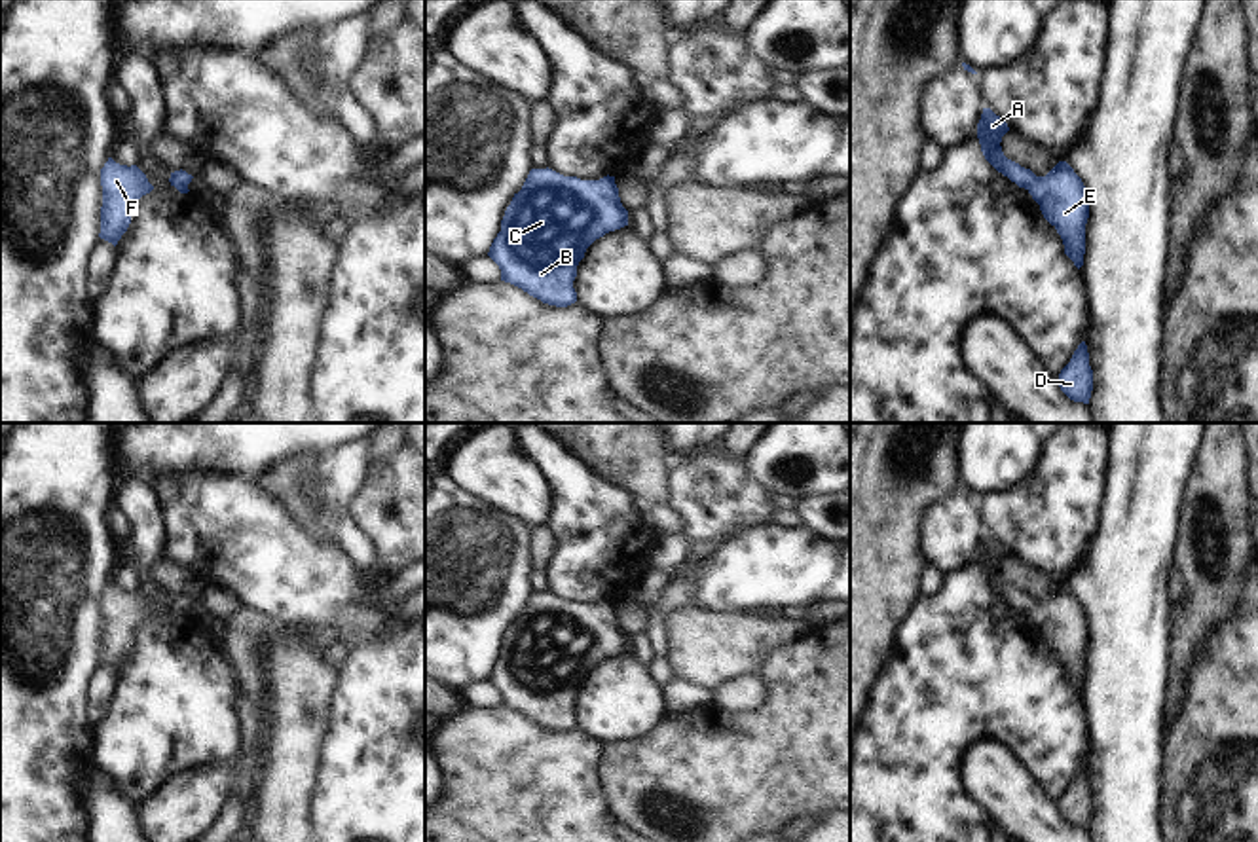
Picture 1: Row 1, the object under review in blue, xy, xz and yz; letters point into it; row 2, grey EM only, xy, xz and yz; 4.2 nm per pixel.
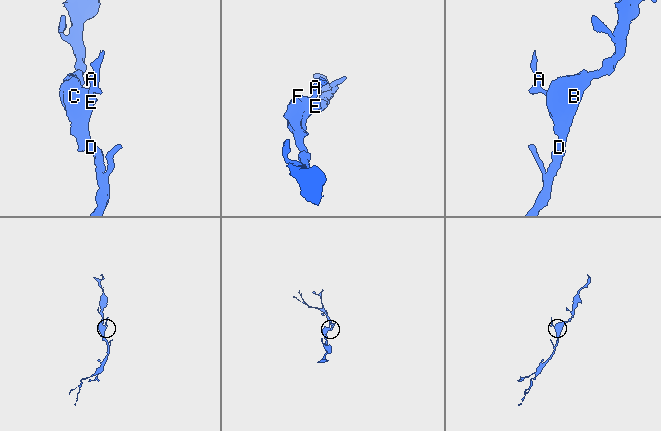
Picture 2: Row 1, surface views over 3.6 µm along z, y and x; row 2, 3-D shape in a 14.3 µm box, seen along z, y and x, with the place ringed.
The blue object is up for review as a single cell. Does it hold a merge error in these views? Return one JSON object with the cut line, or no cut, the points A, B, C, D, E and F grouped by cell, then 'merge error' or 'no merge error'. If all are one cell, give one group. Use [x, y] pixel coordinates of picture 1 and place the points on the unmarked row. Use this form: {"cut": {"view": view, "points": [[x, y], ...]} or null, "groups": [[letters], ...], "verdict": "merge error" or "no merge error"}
{"cut": null, "groups": [["A", "B", "C", "D", "E", "F"]], "verdict": "no merge error"}

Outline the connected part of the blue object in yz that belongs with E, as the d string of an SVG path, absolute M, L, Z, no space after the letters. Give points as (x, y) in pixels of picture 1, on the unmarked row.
M983 533L977 548L977 563L985 584L1019 613L1025 613L1040 630L1044 643L1063 664L1064 679L1080 694L1085 679L1085 649L1089 643L1089 622L1082 603L1066 586L1059 586L1045 601L1008 584L1002 577L1002 561L1008 548L990 533Z

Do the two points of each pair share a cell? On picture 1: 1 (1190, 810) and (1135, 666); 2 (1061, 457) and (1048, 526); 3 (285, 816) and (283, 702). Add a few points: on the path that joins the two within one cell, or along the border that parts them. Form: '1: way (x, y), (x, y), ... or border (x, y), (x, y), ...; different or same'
1: border (1165, 721), (1165, 772), (1160, 786); different
2: way (1061, 475), (1061, 501), (1057, 509); same
3: way (285, 787), (285, 731); same

